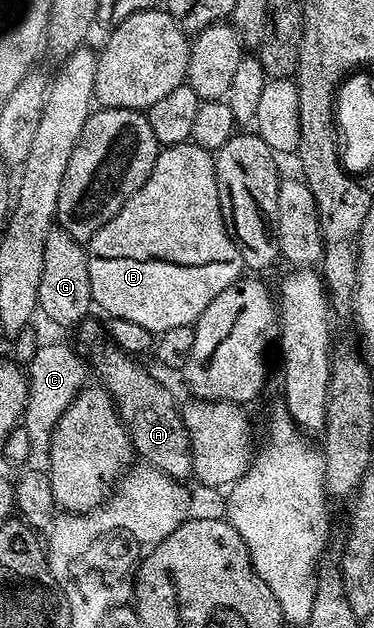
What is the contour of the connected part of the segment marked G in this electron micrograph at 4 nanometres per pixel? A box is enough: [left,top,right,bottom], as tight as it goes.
[38,227,92,327]

